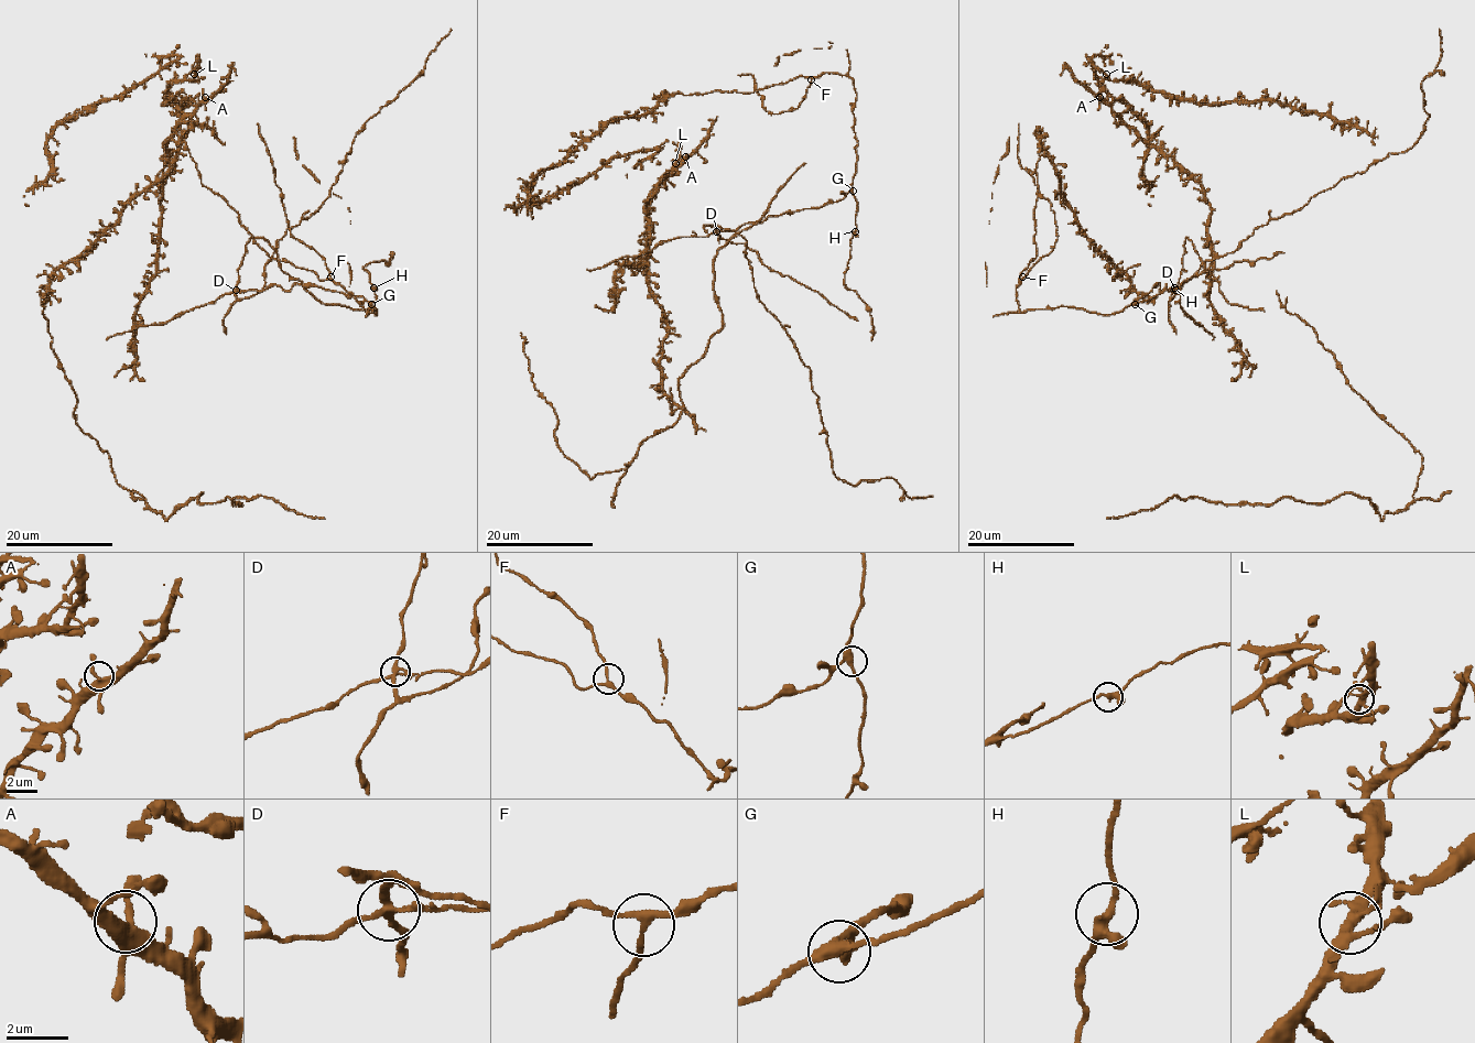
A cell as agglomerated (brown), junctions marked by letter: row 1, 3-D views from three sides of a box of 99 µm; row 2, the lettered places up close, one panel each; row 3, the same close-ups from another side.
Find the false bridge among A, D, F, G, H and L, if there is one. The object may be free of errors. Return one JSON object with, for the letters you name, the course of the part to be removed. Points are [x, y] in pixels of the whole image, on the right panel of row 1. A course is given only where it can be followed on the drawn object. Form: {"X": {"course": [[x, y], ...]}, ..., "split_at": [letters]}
{"D": {"course": [[1174, 290], [1171, 299], [1255, 229], [1389, 153], [1407, 151], [1429, 118], [1422, 82], [1442, 53], [1439, 29]]}, "split_at": ["D"]}

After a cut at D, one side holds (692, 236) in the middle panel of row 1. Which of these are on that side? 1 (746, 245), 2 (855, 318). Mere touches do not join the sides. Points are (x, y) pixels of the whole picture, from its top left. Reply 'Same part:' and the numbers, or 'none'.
Same part: none

